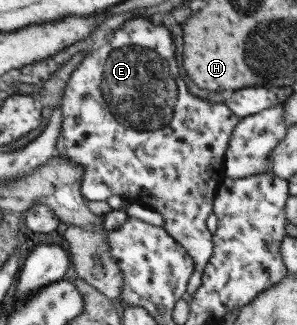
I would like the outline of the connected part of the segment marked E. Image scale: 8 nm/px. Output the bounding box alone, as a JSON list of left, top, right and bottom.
[54,16,240,297]

